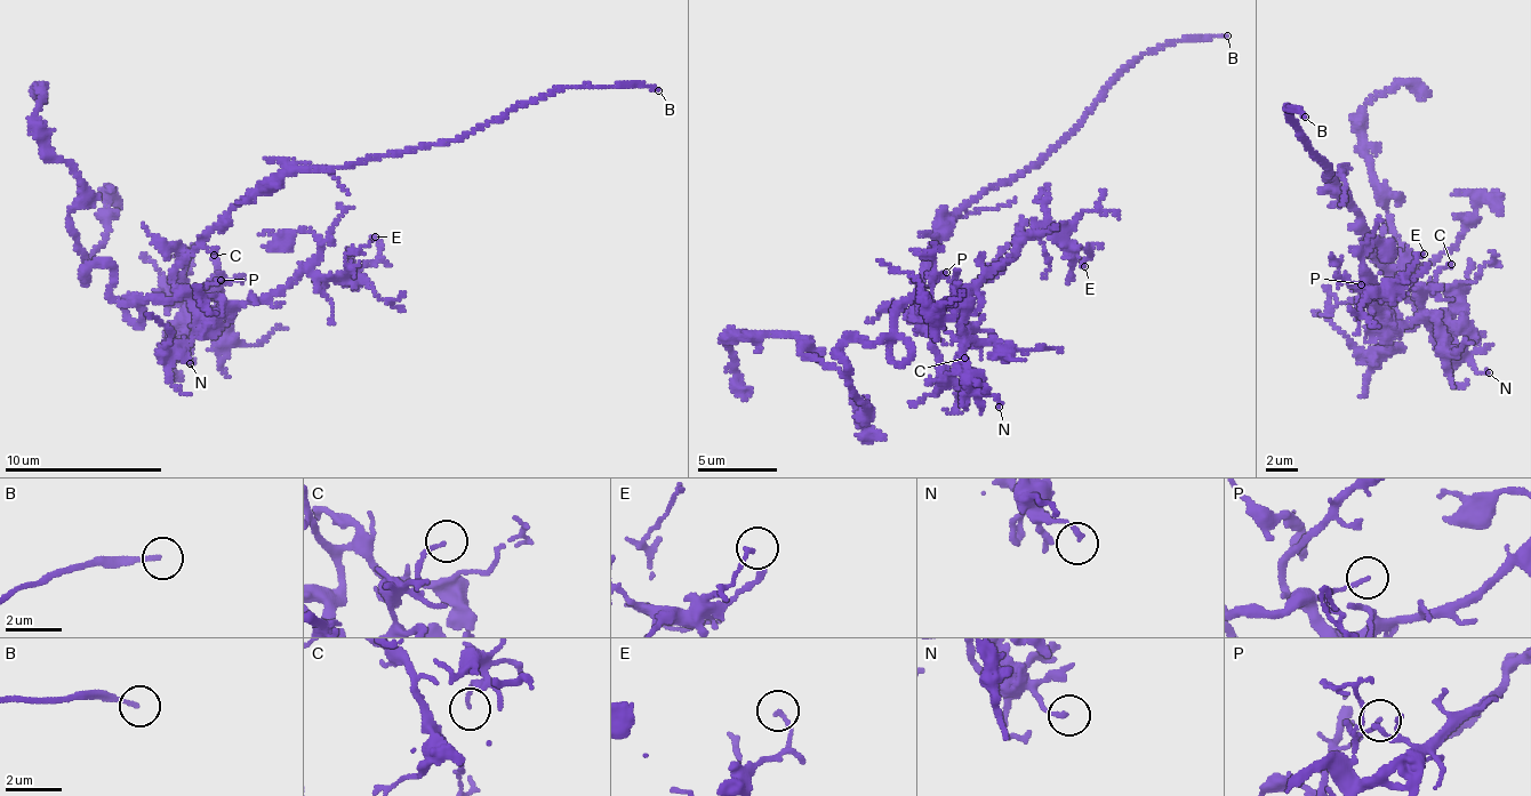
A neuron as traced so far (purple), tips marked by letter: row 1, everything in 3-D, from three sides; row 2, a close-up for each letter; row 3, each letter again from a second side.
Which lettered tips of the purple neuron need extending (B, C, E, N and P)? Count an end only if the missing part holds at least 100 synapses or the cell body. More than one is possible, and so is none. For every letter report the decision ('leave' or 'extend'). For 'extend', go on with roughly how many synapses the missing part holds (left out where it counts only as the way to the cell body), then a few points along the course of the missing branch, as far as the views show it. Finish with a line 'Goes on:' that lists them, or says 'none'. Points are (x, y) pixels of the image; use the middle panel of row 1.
B: extend
C: leave
E: leave
N: leave
P: leave
Goes on: B

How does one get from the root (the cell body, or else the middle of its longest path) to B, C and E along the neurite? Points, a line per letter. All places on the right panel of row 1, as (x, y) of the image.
B: (1370, 243), (1353, 202), (1327, 176), (1331, 165), (1314, 157), (1287, 107), (1305, 117)
C: (1370, 243), (1386, 266), (1395, 266), (1425, 294), (1423, 298), (1435, 283), (1435, 275), (1451, 264)
E: (1370, 243), (1392, 286), (1379, 314), (1385, 316), (1370, 281), (1360, 287), (1380, 288), (1402, 278), (1424, 254)

